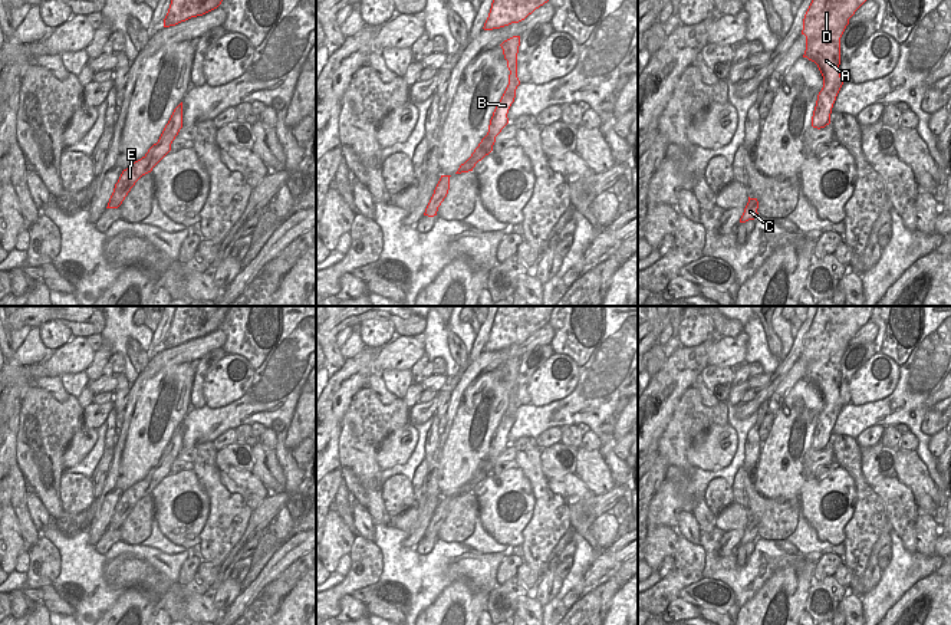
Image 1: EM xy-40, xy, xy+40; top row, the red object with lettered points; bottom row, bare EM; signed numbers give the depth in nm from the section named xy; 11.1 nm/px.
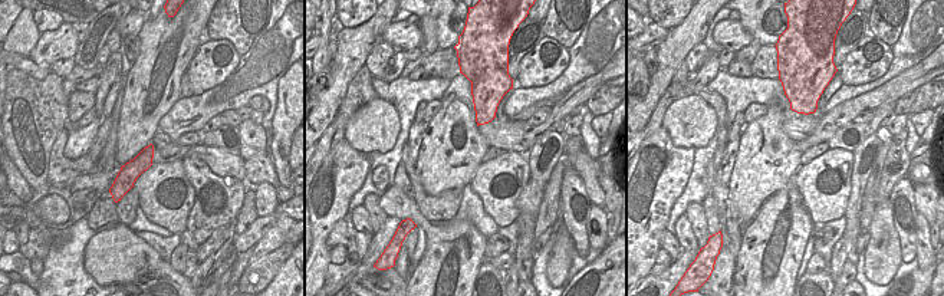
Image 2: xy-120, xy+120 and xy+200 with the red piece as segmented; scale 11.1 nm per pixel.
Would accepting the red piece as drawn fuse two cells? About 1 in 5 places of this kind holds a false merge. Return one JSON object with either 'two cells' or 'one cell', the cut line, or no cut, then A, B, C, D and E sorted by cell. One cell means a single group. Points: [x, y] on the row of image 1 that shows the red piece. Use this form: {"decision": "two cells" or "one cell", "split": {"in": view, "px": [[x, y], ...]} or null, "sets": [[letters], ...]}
{"decision": "one cell", "split": null, "sets": [["A", "B", "C", "D", "E"]]}

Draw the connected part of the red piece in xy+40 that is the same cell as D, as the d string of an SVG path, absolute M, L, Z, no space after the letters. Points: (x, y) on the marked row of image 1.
M812 0L804 19L802 34L806 36L803 57L815 62L823 76L823 88L817 95L812 116L813 128L830 124L836 96L843 85L839 73L840 37L849 19L866 0Z

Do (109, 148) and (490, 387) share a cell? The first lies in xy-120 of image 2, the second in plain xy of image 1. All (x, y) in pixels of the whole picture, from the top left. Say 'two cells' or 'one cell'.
two cells

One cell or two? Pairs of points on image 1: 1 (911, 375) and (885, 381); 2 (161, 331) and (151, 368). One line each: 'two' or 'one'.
1: two
2: two

